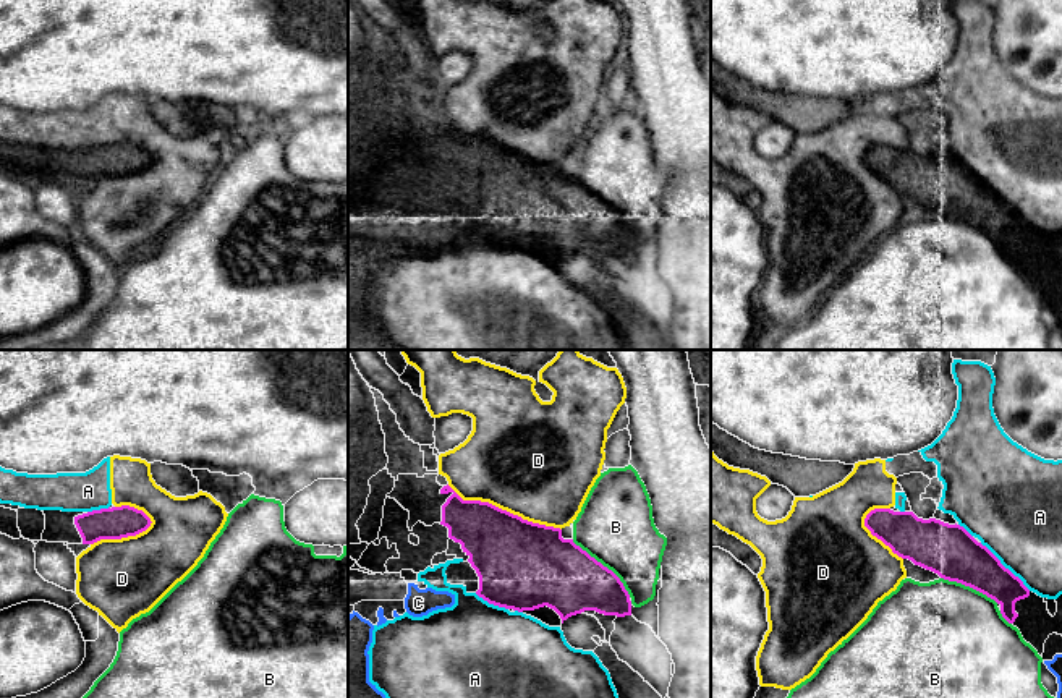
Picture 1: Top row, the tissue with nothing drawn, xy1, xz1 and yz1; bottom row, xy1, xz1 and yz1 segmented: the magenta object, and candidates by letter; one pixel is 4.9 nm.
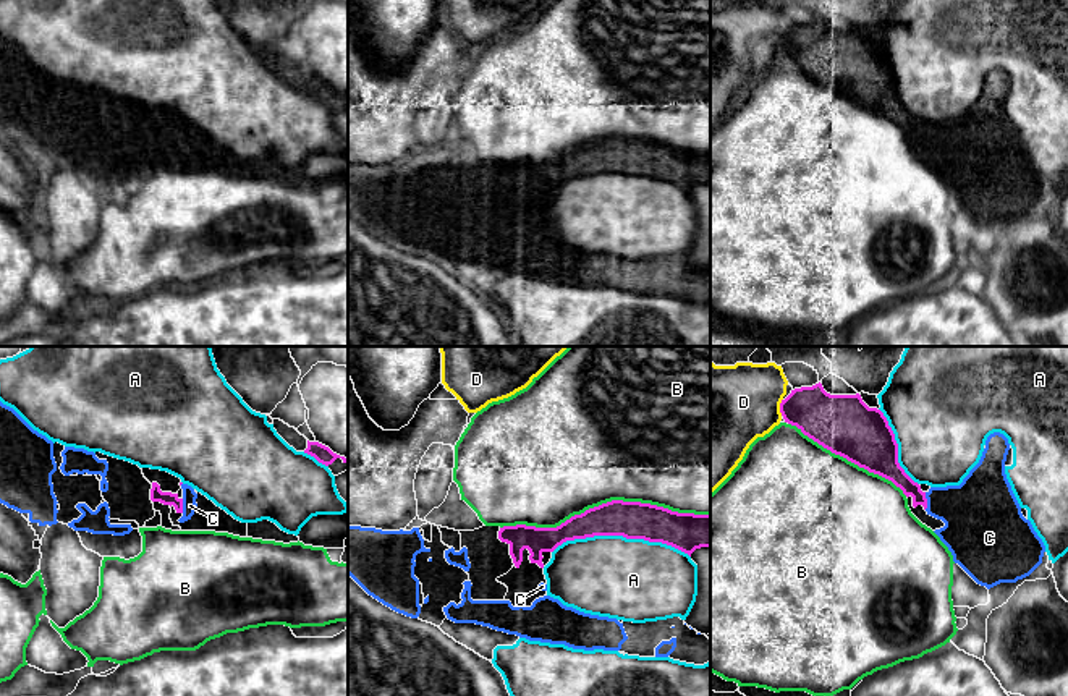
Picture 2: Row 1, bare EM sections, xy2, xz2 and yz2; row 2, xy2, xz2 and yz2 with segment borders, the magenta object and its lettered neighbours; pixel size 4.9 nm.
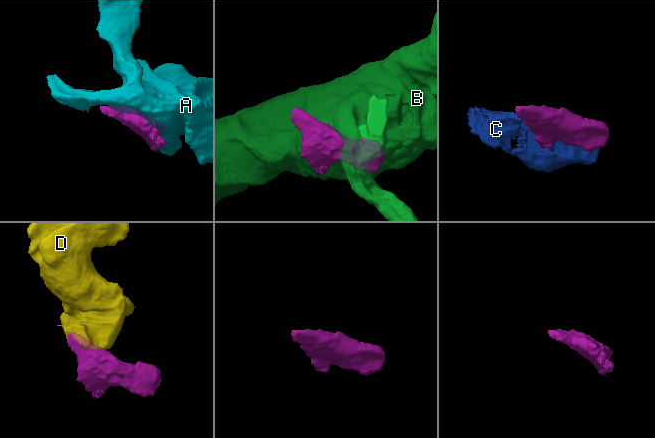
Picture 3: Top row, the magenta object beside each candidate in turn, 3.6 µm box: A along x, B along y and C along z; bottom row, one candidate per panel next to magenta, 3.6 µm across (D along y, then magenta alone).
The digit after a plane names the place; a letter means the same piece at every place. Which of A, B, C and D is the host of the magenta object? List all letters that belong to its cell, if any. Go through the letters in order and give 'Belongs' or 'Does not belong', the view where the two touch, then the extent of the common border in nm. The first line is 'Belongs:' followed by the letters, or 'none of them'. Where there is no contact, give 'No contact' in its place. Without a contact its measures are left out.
Belongs: C
A: Does not belong. Touches magenta in xz2. Shared border 700 nm
B: Does not belong. Touches magenta in xz2. Shared border 1050 nm
C: Belongs. Touches magenta in yz2. Shared border 90 nm
D: Does not belong. Touches magenta in xz1. Shared border 600 nm

